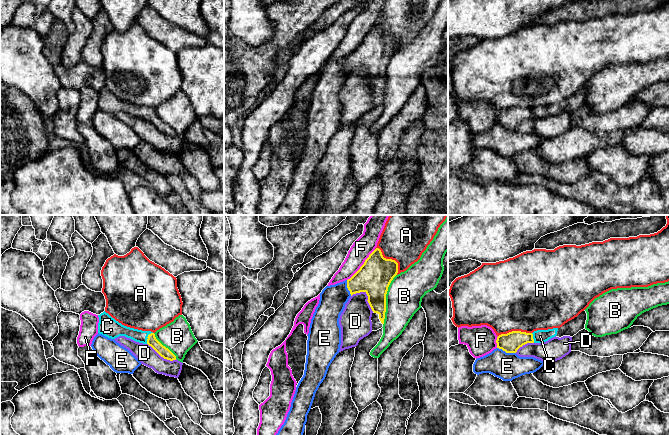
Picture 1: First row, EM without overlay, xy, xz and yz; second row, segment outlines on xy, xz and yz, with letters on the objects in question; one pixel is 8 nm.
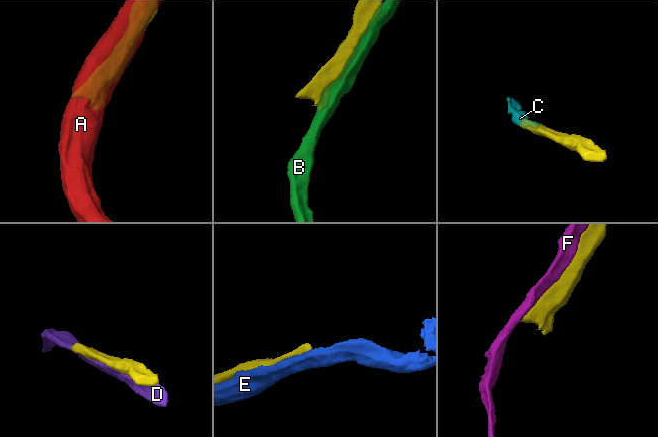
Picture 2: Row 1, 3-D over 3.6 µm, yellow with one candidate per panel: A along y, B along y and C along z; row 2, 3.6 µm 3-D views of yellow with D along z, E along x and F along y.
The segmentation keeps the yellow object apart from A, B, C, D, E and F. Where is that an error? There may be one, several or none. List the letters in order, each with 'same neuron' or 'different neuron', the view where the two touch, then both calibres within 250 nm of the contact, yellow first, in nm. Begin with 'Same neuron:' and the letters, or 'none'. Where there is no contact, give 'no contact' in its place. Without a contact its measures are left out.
Same neuron: C
A: different neuron; meets yellow in xz; 280 nm thick on the yellow side, 320 nm on the other
B: different neuron; meets yellow in xz; 280 nm thick on the yellow side, 280 nm on the other
C: same neuron; meets yellow in xy; 90 nm thick on the yellow side, 110 nm on the other
D: different neuron; meets yellow in xz; 280 nm thick on the yellow side, 260 nm on the other
E: different neuron; meets yellow in yz; 160 nm thick on the yellow side, 220 nm on the other
F: different neuron; meets yellow in xz; 280 nm thick on the yellow side, 160 nm on the other

